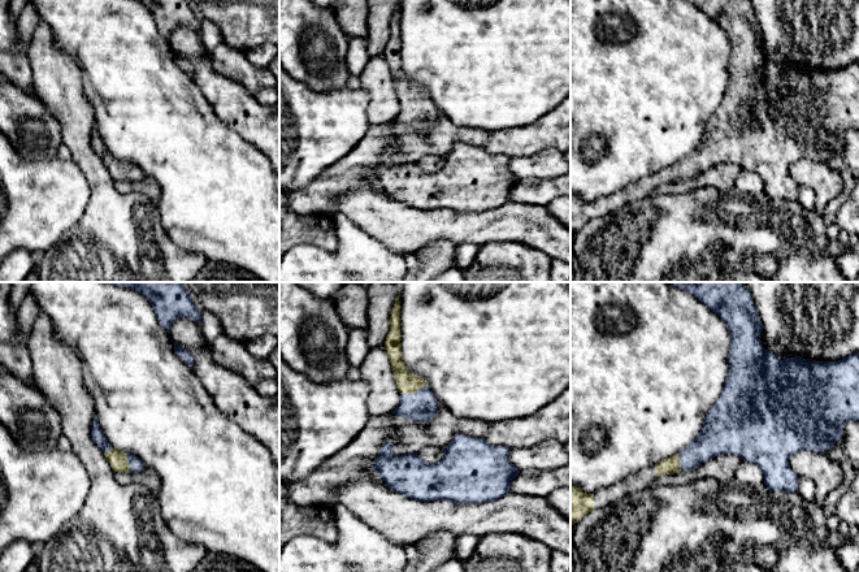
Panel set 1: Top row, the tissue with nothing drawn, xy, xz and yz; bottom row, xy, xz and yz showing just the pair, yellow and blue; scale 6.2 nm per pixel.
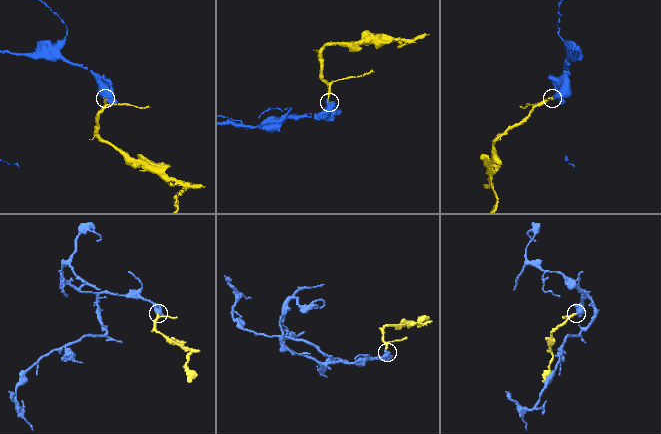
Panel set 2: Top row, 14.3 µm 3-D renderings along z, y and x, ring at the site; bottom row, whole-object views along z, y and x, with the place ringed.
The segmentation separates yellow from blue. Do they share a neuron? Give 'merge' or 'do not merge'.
merge

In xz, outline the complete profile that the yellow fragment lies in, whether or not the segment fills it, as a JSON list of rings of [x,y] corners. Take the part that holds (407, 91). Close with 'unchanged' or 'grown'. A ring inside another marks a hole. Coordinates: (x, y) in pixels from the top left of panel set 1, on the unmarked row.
[[[400,0],[390,25],[390,40],[385,49],[385,58],[392,74],[392,82],[400,101],[400,112],[392,120],[396,126],[428,130],[435,126],[439,110],[426,90],[409,81],[402,65],[400,44]]]; grown

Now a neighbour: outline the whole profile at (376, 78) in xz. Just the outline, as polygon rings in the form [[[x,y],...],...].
[[[370,57],[359,74],[361,87],[369,94],[368,121],[370,125],[391,122],[400,112],[400,101],[392,74],[385,57]]]

